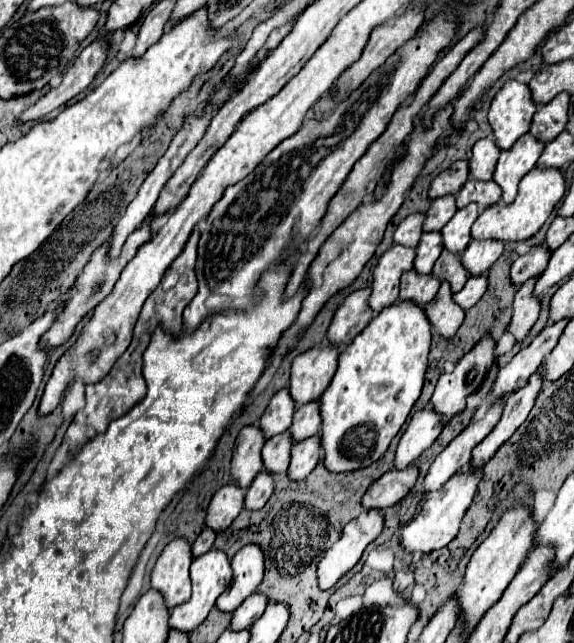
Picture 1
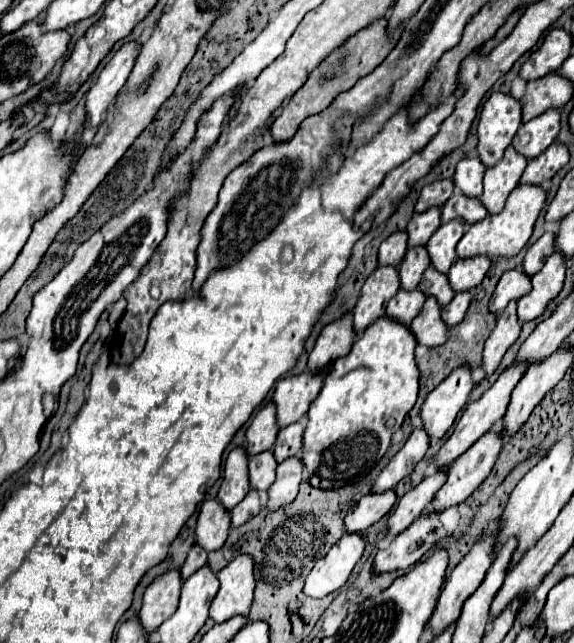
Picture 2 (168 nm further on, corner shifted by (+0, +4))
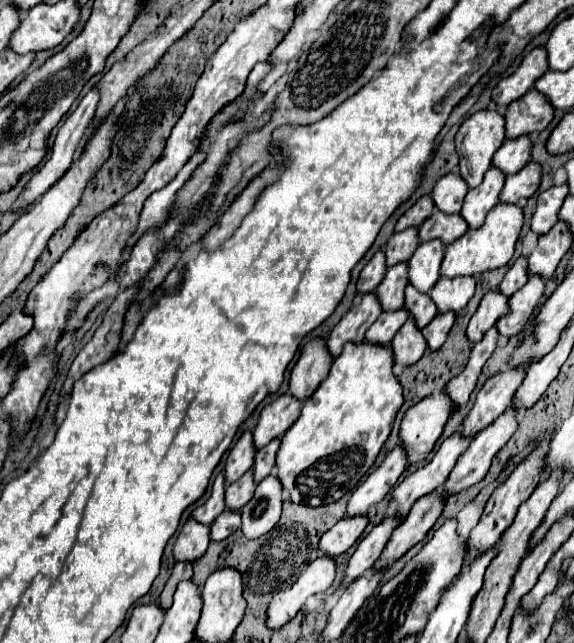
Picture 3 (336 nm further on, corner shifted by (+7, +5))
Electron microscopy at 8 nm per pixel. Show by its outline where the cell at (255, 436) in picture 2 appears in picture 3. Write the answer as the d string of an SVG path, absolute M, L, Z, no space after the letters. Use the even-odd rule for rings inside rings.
M244 432L242 438L234 444L234 448L228 454L226 468L224 468L226 484L236 482L236 478L240 478L244 472L248 472L252 468L254 454L256 454L256 450L252 446L252 434L250 432Z

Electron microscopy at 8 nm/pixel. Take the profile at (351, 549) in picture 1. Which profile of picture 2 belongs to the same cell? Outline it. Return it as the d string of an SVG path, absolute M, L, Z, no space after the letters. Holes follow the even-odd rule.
M345 533L329 553L315 563L311 573L307 575L303 591L311 597L325 597L337 591L349 579L353 567L359 563L365 551L365 539L361 533L349 535Z

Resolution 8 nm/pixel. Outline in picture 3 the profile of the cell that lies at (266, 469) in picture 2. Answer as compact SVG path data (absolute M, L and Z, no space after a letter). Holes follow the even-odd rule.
M252 472L244 474L238 482L234 482L232 486L226 486L226 496L224 496L224 504L226 510L238 512L250 498L252 492L256 490L256 482L252 482Z

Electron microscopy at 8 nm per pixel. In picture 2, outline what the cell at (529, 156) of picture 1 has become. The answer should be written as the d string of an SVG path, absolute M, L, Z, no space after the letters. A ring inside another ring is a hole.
M509 145L505 157L497 165L487 167L481 201L489 213L499 213L505 207L509 193L519 185L527 161L529 159L525 155L521 155L519 151L515 151L513 145Z

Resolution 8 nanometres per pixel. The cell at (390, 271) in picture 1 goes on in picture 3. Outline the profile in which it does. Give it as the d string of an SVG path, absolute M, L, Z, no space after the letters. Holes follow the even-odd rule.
M366 294L362 296L360 302L356 302L350 312L334 326L334 330L328 336L328 352L332 354L332 358L336 358L346 342L354 342L354 344L362 344L364 342L364 334L368 330L368 326L372 326L372 322L382 314L380 304L376 302L374 294Z

